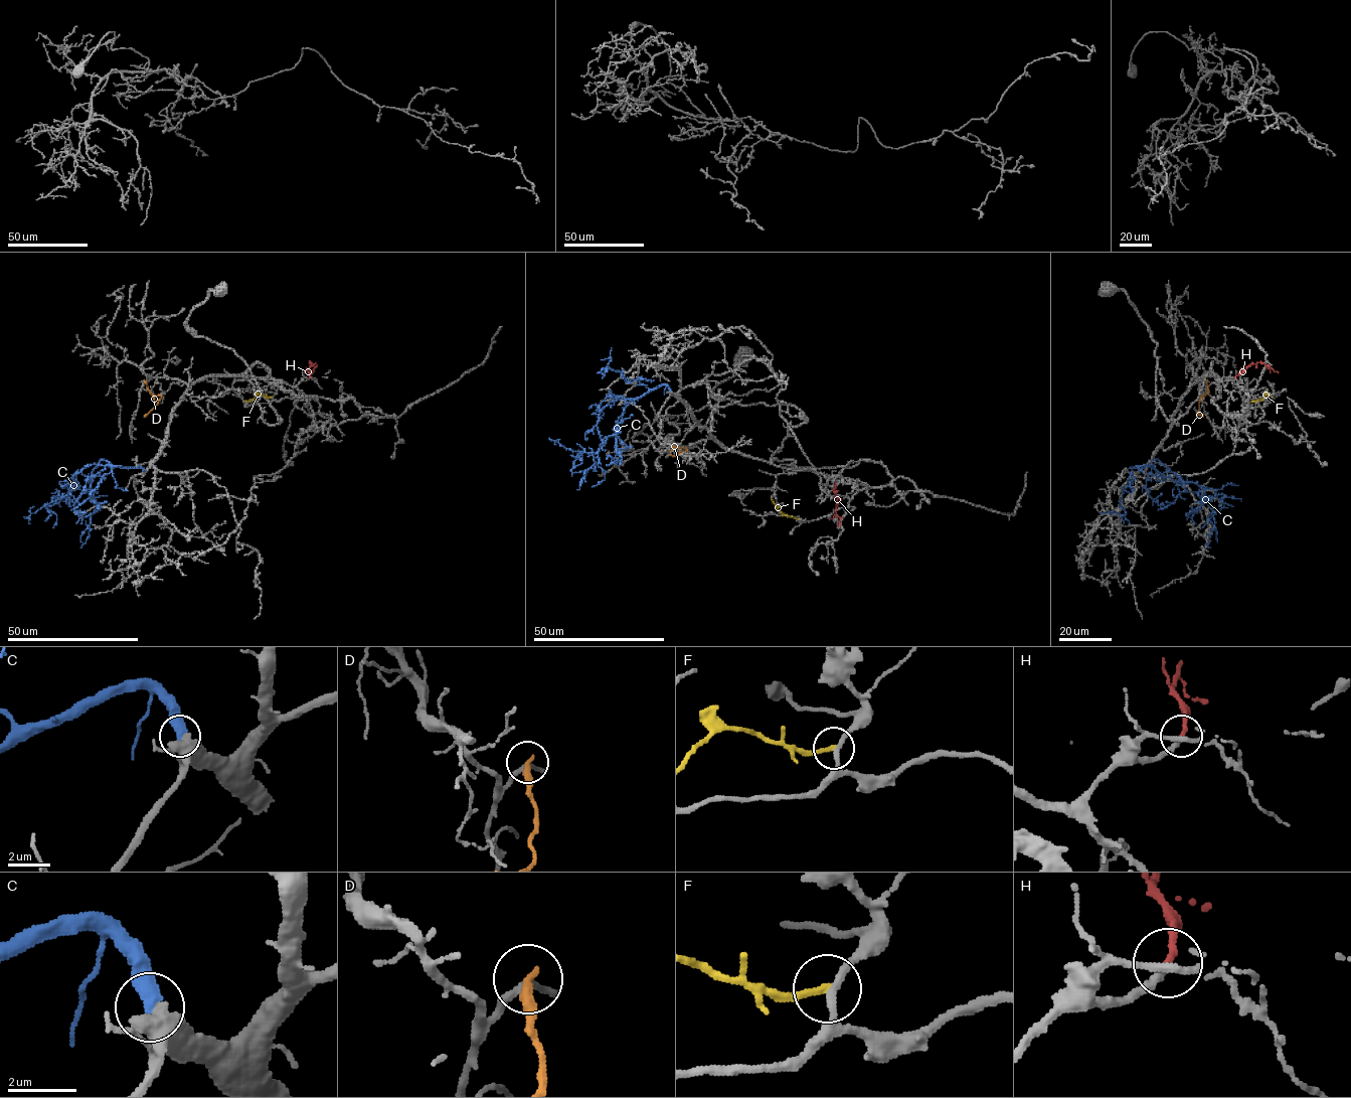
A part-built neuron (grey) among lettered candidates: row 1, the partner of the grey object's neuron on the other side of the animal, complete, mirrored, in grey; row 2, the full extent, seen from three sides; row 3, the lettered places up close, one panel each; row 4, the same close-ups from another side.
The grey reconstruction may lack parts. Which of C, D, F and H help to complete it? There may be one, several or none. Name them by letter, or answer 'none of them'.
C, H

